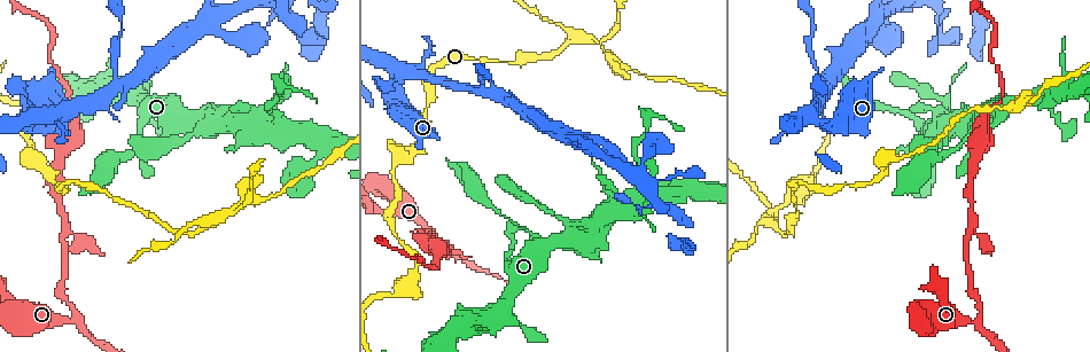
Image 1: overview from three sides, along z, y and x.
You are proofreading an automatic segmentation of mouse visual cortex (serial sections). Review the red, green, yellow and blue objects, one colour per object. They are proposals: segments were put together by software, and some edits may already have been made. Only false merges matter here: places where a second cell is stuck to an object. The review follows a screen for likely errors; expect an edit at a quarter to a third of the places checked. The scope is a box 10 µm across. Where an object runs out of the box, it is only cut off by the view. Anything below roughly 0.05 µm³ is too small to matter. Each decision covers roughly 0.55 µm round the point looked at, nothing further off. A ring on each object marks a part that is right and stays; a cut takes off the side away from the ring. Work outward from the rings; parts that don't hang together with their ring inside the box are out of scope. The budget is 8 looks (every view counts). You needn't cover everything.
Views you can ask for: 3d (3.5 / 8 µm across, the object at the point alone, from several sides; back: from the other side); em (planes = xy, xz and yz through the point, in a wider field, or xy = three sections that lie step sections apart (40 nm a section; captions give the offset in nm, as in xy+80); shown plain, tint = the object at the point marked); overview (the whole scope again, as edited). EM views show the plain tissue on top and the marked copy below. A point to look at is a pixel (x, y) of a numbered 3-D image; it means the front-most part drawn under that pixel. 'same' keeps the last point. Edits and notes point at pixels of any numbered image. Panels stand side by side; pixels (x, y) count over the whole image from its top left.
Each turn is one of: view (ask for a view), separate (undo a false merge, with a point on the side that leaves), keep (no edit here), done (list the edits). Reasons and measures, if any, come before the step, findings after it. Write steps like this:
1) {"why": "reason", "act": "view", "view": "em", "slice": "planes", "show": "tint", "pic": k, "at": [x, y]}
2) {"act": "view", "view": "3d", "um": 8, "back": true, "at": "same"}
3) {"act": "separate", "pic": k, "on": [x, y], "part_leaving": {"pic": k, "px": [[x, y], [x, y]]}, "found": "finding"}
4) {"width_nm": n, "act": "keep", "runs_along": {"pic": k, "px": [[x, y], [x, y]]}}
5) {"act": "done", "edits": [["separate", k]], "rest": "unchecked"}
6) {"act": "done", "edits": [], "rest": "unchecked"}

{"why": "three arms meet", "act": "view", "view": "3d", "um": 3.5, "pic": 1, "at": [500, 307]}

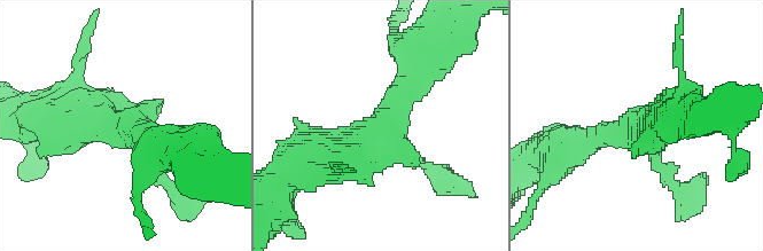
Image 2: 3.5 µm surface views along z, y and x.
{"why": "now the EM", "act": "view", "view": "em", "slice": "xy", "step": 5, "show": "tint", "pic": 2, "at": [382, 126]}

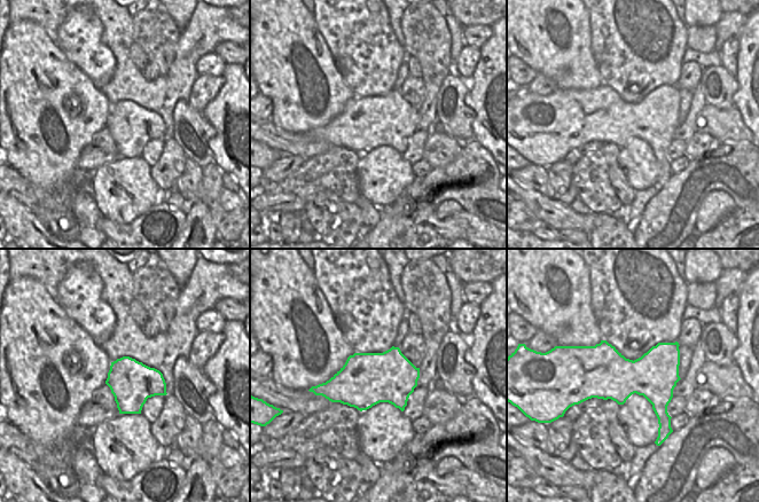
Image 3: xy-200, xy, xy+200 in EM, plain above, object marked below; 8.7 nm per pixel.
{"act": "keep", "runs_along": {"pic": 2, "px": [[419, 68], [370, 139], [312, 156]]}, "found": "one cell here"}

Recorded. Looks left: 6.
{"why": "thin neck", "act": "view", "view": "3d", "um": 3.5, "pic": 1, "at": [272, 113]}

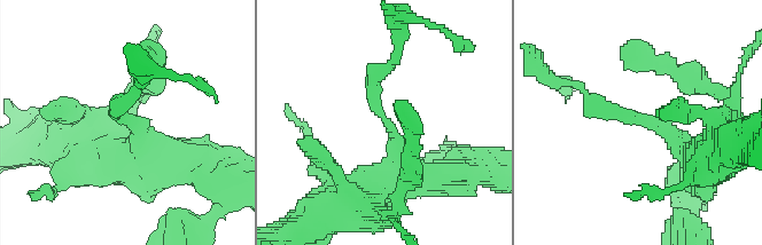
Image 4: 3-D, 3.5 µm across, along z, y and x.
{"arm_widths_nm": [250, 300], "act": "view", "view": "em", "slice": "planes", "show": "tint", "pic": 4, "at": [128, 120]}

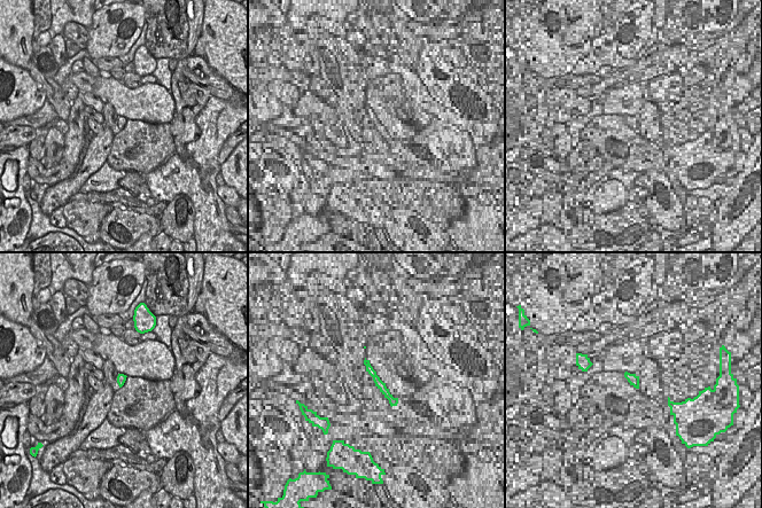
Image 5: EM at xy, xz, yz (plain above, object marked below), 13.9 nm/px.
{"act": "separate", "pic": 4, "on": [603, 109], "part_leaving": {"pic": 4, "px": [[639, 119], [551, 80]]}, "found": "a second cell is stuck on"}

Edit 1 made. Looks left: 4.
{"why": "thin arm on a thick one", "act": "view", "view": "3d", "um": 3.5, "pic": 1, "at": [113, 84]}

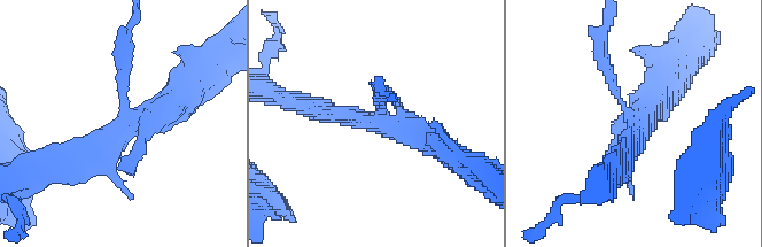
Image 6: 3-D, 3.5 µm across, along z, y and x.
{"act": "view", "view": "em", "slice": "xy", "step": 5, "show": "tint", "pic": 6, "at": [636, 126]}

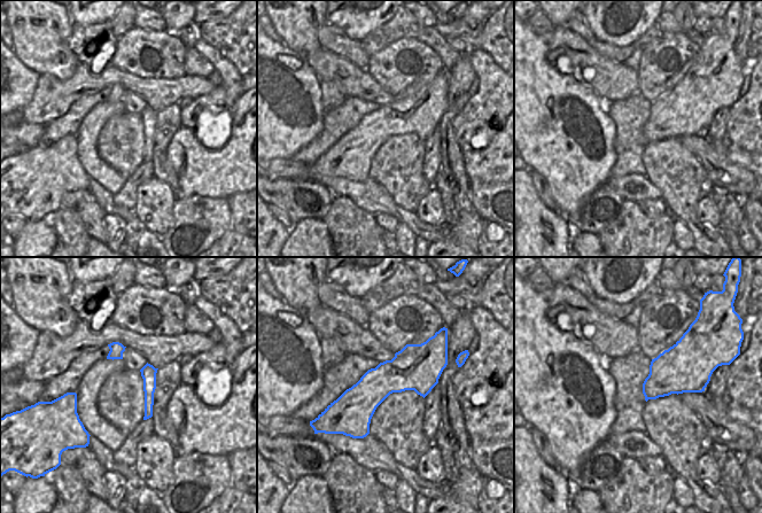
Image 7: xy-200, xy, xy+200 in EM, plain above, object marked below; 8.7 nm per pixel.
{"act": "keep", "runs_along": {"pic": 6, "px": [[61, 167], [187, 89]]}, "found": "one cell here"}

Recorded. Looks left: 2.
{"why": "thin neck", "act": "view", "view": "3d", "um": 3.5, "pic": 1, "at": [211, 224]}

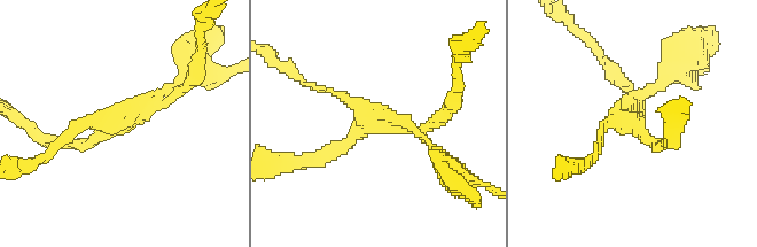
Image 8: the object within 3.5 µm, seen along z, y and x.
{"why": "shape alone is not enough", "act": "view", "view": "em", "slice": "xy", "step": 1, "show": "tint", "pic": 8, "at": [116, 119]}

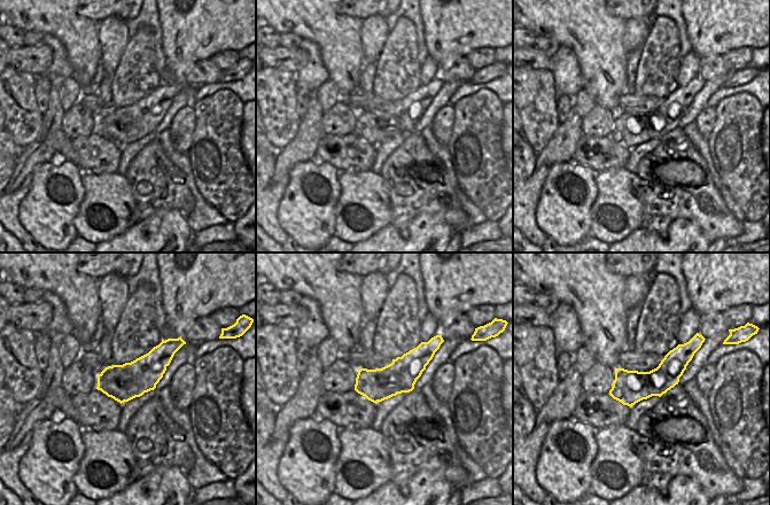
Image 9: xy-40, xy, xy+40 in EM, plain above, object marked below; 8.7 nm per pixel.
{"arms": 3, "arm_widths_nm": [100, 100, 150], "act": "separate", "pic": 8, "on": [665, 64], "border": {"pic": 9, "px": [[165, 365], [106, 381], [100, 389]]}, "found": "two cells meet here"}

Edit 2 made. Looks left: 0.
{"act": "done", "edits": [["separate", 4], ["separate", 8]], "rest": "unchecked"}

